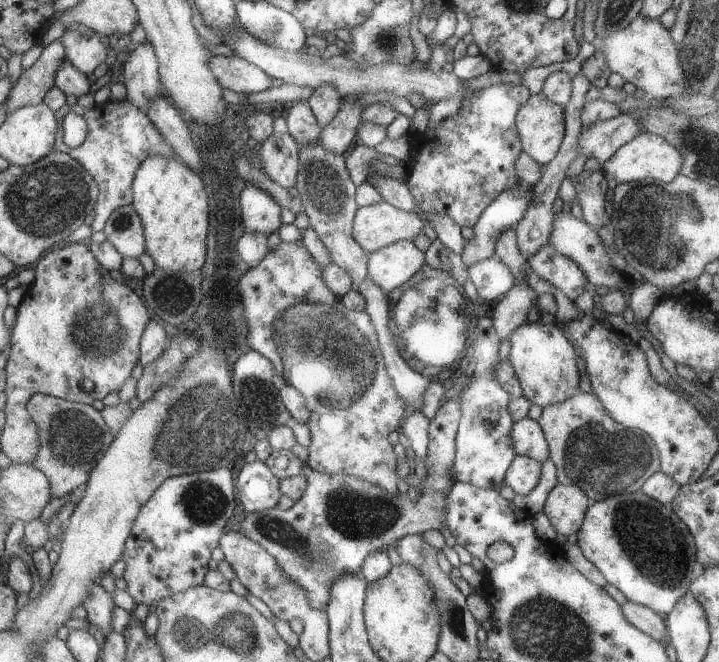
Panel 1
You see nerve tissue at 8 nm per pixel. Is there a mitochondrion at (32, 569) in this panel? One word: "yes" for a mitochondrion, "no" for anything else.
no

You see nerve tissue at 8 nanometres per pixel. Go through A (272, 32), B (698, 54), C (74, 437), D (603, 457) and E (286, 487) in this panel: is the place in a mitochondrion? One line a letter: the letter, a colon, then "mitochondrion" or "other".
A: mitochondrion
B: mitochondrion
C: mitochondrion
D: mitochondrion
E: other

